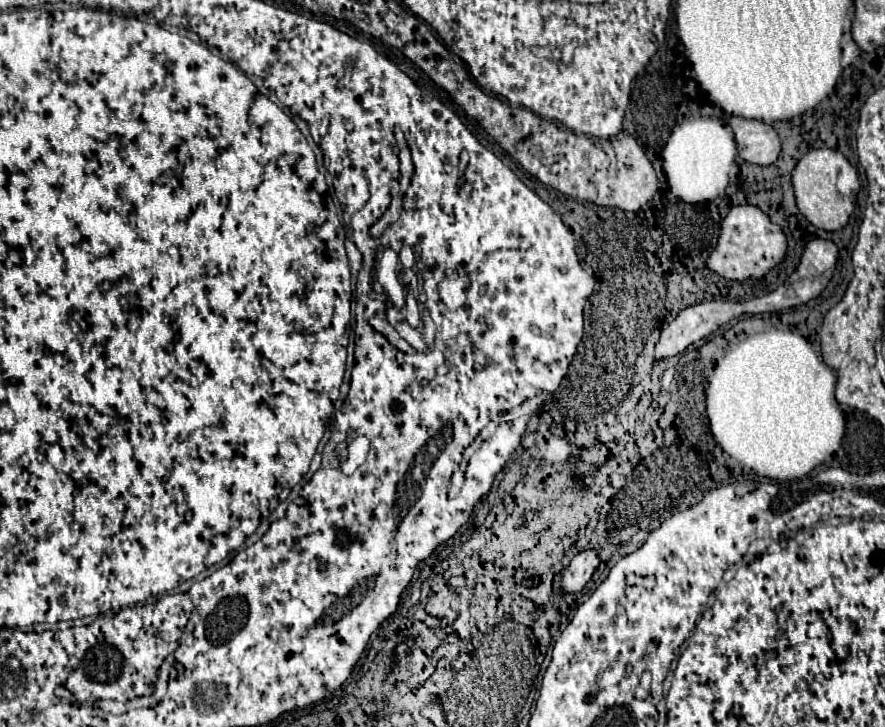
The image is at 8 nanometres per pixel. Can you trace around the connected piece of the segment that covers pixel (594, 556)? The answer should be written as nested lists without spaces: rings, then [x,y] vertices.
[[[582,551],[578,553],[570,565],[564,569],[564,575],[562,575],[562,581],[560,581],[560,591],[566,593],[566,595],[574,595],[574,593],[580,593],[584,589],[584,585],[590,581],[592,573],[596,571],[600,559],[598,559],[598,553],[596,551]]]

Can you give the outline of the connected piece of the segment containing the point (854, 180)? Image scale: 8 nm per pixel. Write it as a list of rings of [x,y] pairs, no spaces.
[[[818,149],[808,151],[798,161],[792,171],[792,183],[796,193],[796,205],[800,213],[818,229],[824,231],[840,231],[848,225],[848,219],[856,205],[856,195],[860,191],[858,173],[848,163],[848,159],[834,149]]]

